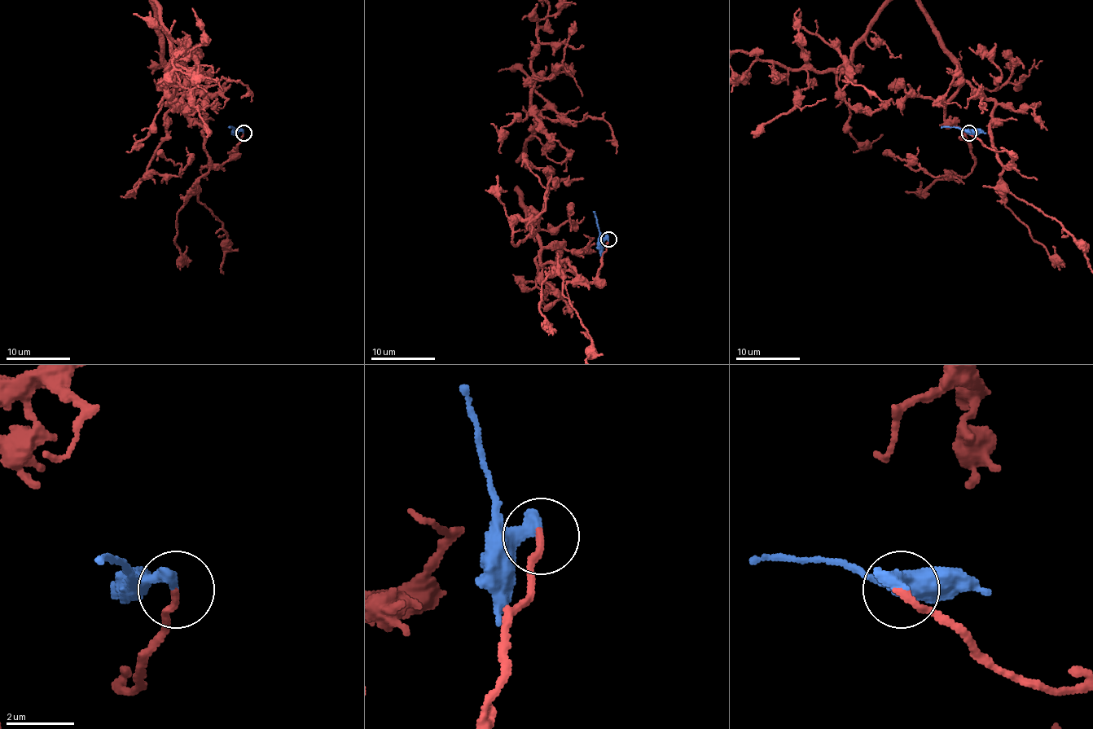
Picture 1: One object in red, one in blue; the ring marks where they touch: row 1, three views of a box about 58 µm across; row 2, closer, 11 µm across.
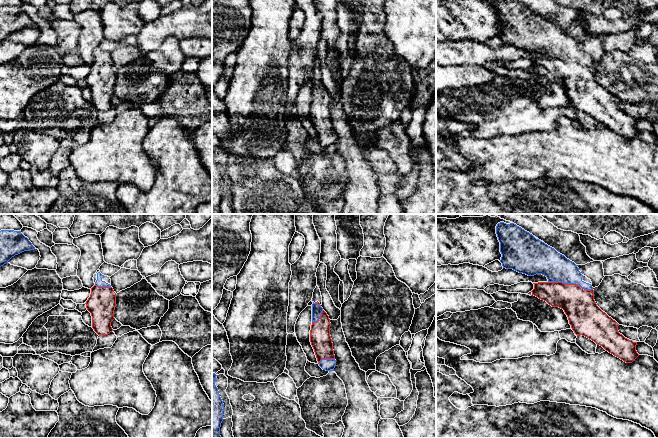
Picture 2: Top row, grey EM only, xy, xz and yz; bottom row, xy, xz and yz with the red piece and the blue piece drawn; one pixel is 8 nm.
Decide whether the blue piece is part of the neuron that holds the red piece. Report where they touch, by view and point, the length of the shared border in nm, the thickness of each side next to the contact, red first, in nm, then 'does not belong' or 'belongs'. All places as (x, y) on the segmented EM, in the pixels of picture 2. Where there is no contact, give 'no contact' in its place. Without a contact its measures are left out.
contact yz (570, 284); length 360 nm; calibres 260 and 220 nm; belongs

